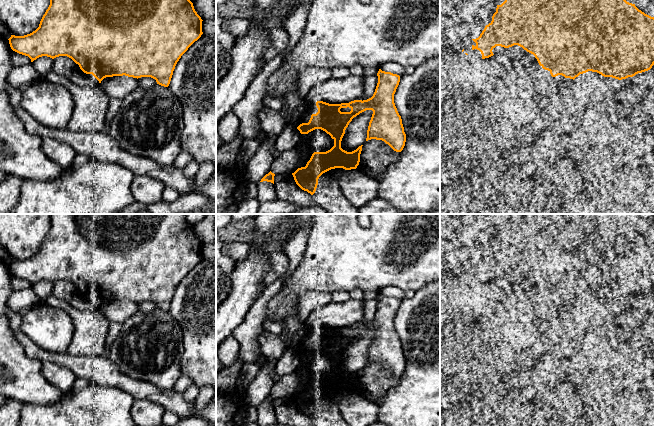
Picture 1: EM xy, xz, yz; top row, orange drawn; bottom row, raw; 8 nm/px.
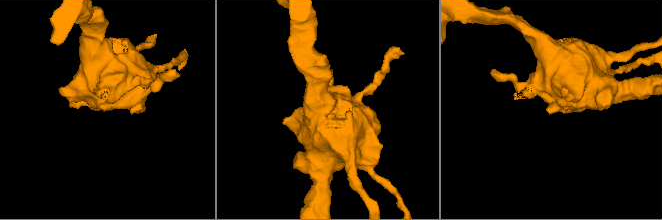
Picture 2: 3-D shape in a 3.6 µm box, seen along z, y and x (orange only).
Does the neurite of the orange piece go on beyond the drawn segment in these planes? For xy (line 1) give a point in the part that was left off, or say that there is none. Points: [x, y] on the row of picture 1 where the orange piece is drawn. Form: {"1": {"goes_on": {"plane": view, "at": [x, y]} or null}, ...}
{"1": {"goes_on": null}}

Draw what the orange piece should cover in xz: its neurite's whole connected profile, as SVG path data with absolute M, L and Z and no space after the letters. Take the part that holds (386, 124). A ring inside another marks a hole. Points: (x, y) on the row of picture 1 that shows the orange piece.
M379 69L378 83L373 96L367 100L354 100L349 103L329 104L323 101L317 101L318 112L312 114L308 123L300 124L297 129L301 134L308 134L315 129L321 129L331 136L334 140L334 146L326 152L314 152L305 167L298 168L292 173L296 184L304 191L313 195L318 185L319 177L335 168L345 170L356 169L360 162L362 146L359 146L352 152L347 152L341 148L341 141L345 130L354 117L366 110L372 110L373 114L369 122L366 141L371 139L382 140L388 144L394 151L401 152L405 146L406 134L394 103L394 94L400 82L400 76L391 72L385 72Z

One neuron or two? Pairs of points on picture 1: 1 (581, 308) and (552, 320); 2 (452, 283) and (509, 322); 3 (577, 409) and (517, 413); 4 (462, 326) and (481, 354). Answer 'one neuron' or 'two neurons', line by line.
1: two neurons
2: two neurons
3: two neurons
4: one neuron

